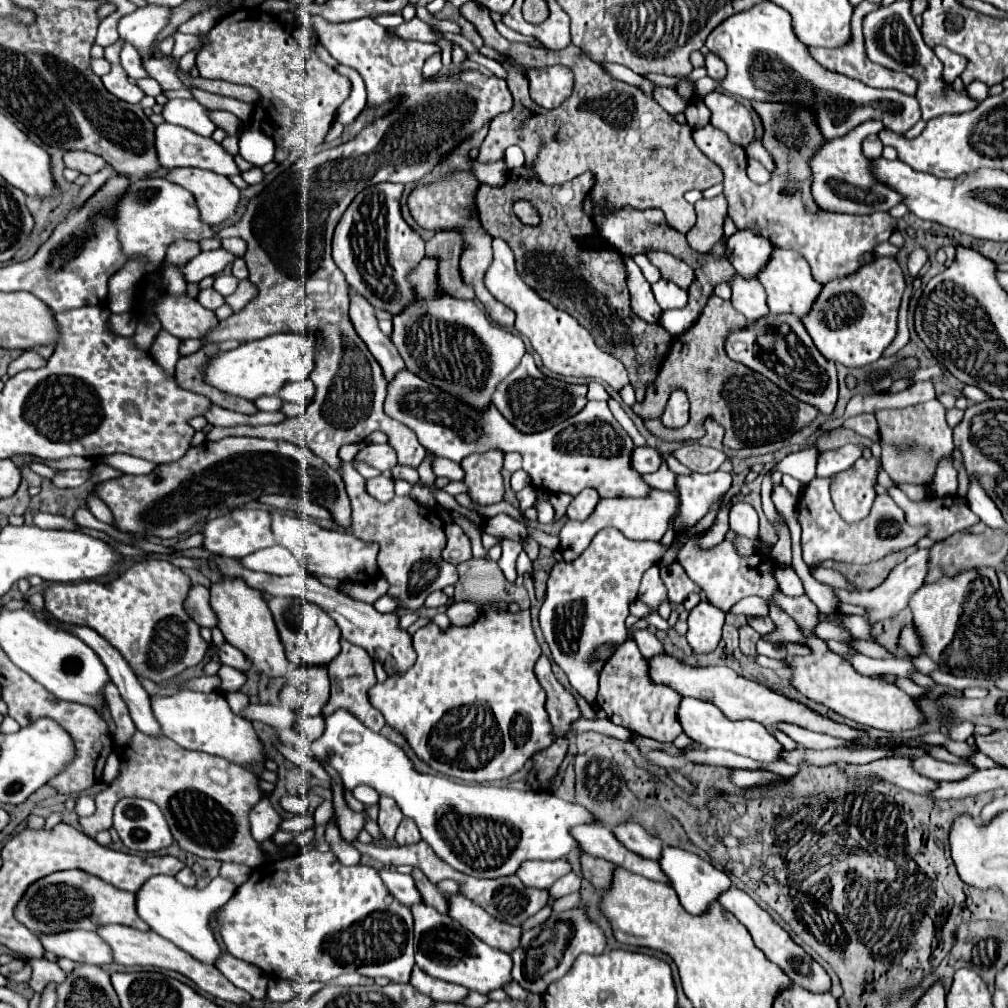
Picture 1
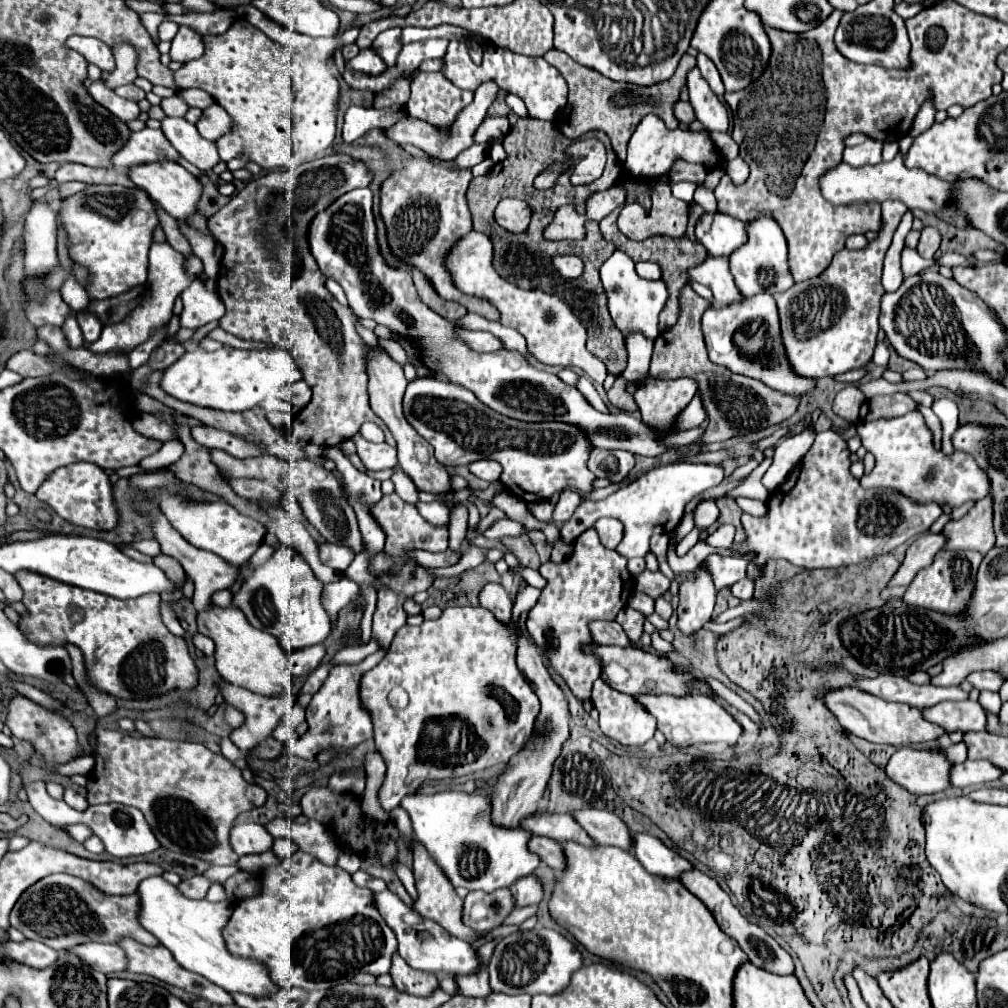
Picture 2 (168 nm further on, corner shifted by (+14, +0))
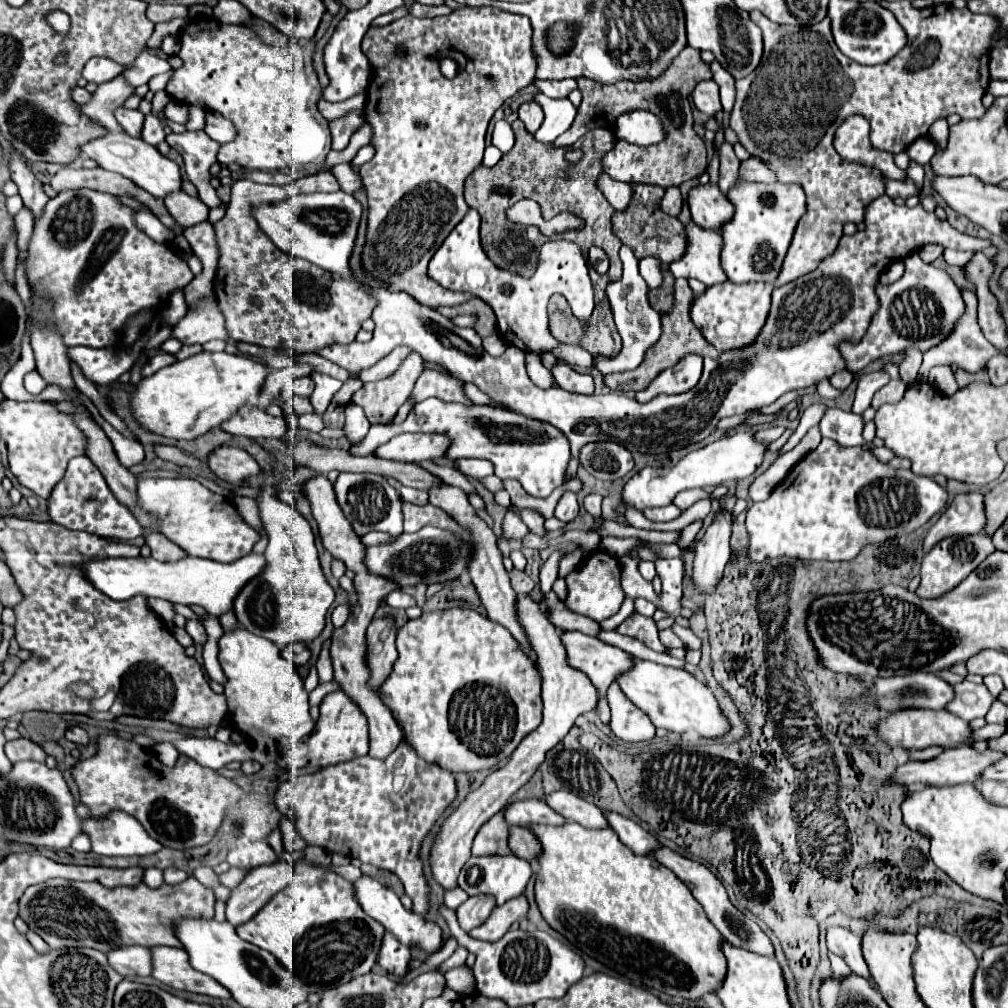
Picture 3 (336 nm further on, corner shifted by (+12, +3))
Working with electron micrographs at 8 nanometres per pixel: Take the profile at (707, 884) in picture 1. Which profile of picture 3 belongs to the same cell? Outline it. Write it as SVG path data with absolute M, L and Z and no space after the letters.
M604 810L604 816L608 818L608 826L618 834L620 842L624 846L628 846L634 854L650 856L652 850L656 850L656 846L660 846L658 840L650 832L646 832L638 822L624 818L622 814L610 812L610 810Z

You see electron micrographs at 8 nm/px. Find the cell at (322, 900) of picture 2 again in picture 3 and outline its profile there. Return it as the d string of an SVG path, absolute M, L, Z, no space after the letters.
M306 846L304 854L306 860L294 866L292 882L252 922L246 922L236 932L242 940L274 954L304 990L322 992L324 988L340 986L356 976L368 974L374 968L384 928L360 910L350 882L326 870L330 866L330 854L326 850Z

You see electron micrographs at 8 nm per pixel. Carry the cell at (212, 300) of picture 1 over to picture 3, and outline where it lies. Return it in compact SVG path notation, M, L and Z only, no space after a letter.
M202 300L198 302L196 310L186 312L186 316L174 326L172 338L180 340L182 344L206 344L208 340L224 340L226 344L234 344L224 328L224 316L220 314L216 300Z

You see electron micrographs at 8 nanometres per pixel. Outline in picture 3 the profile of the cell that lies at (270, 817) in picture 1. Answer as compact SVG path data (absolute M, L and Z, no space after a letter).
M250 842L248 846L244 846L240 850L232 850L226 860L228 860L230 866L236 866L244 872L250 872L258 866L274 864L278 860L278 856L268 846L268 842Z

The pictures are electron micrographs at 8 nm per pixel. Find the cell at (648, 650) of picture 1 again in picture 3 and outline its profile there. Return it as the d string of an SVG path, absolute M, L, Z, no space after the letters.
M552 590L544 594L540 604L546 610L548 620L560 630L578 630L578 632L588 634L588 636L596 636L600 632L598 622L590 620L588 616L580 616L576 612L570 612Z

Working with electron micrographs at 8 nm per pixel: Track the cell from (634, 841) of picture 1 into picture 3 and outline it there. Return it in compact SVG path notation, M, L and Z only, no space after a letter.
M556 790L552 794L546 794L544 802L554 812L564 816L566 820L578 822L586 828L606 828L608 826L602 810L596 804L590 804L590 802L582 800L580 796L568 792L568 790Z

